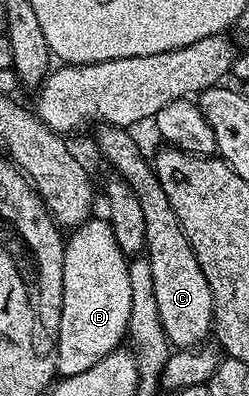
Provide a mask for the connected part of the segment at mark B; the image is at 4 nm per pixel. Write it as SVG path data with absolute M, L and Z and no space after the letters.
M91 218L78 225L65 237L64 290L62 291L62 313L58 327L58 370L57 375L75 376L84 374L96 362L103 360L119 347L128 336L130 311L132 310L132 282L128 257L120 250L112 234L109 219Z

